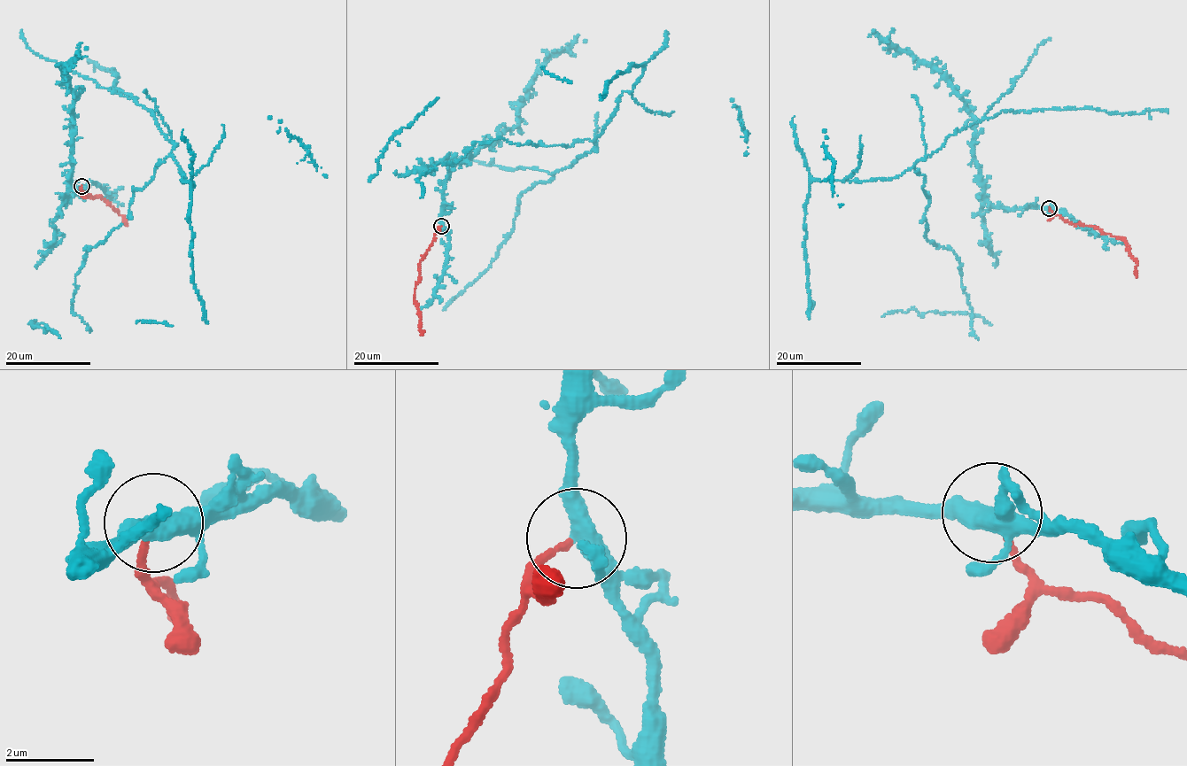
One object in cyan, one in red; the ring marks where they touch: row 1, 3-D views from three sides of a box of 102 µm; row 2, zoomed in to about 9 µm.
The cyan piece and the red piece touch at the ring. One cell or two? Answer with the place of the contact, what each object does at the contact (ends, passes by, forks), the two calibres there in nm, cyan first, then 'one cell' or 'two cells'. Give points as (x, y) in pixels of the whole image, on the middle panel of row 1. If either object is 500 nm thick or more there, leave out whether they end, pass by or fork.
place (441, 226); cyan forks; red ends; calibres 360 and 130 nm; two cells

